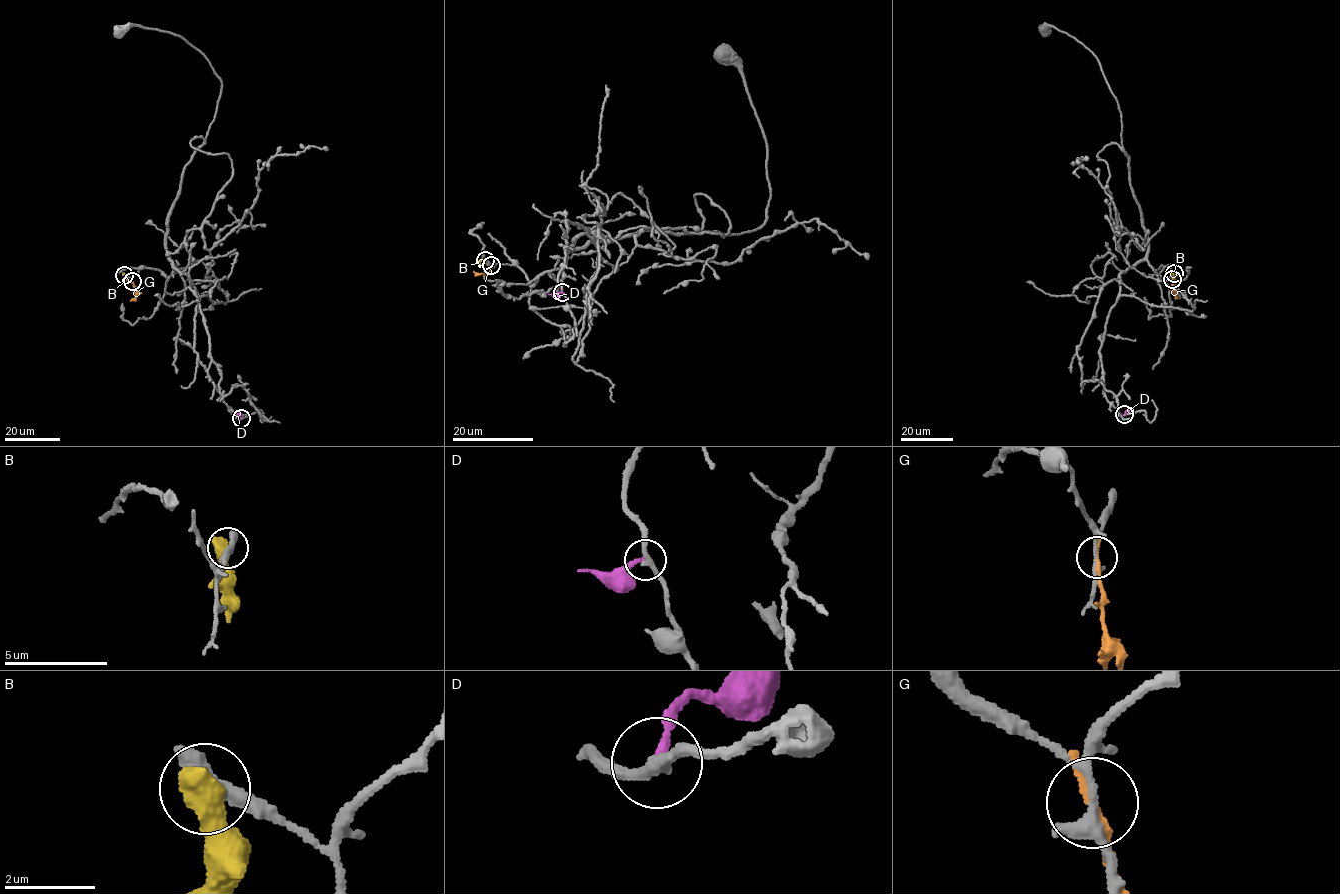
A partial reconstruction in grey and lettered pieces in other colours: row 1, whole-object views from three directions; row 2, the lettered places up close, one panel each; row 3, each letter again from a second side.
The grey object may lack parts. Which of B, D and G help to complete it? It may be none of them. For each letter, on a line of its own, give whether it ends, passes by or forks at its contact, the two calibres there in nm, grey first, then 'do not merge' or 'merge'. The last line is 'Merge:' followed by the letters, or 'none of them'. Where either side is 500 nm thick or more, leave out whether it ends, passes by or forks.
B: 480 nm thick on the grey side, 700 nm on the other; do not merge
D: it ends there; 280 nm thick on the grey side, 240 nm on the other; do not merge
G: it ends there; 240 nm thick on the grey side, 240 nm on the other; do not merge
Merge: none of them

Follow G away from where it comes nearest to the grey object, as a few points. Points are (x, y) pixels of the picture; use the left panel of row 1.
G: (132, 281), (135, 296), (130, 301)

